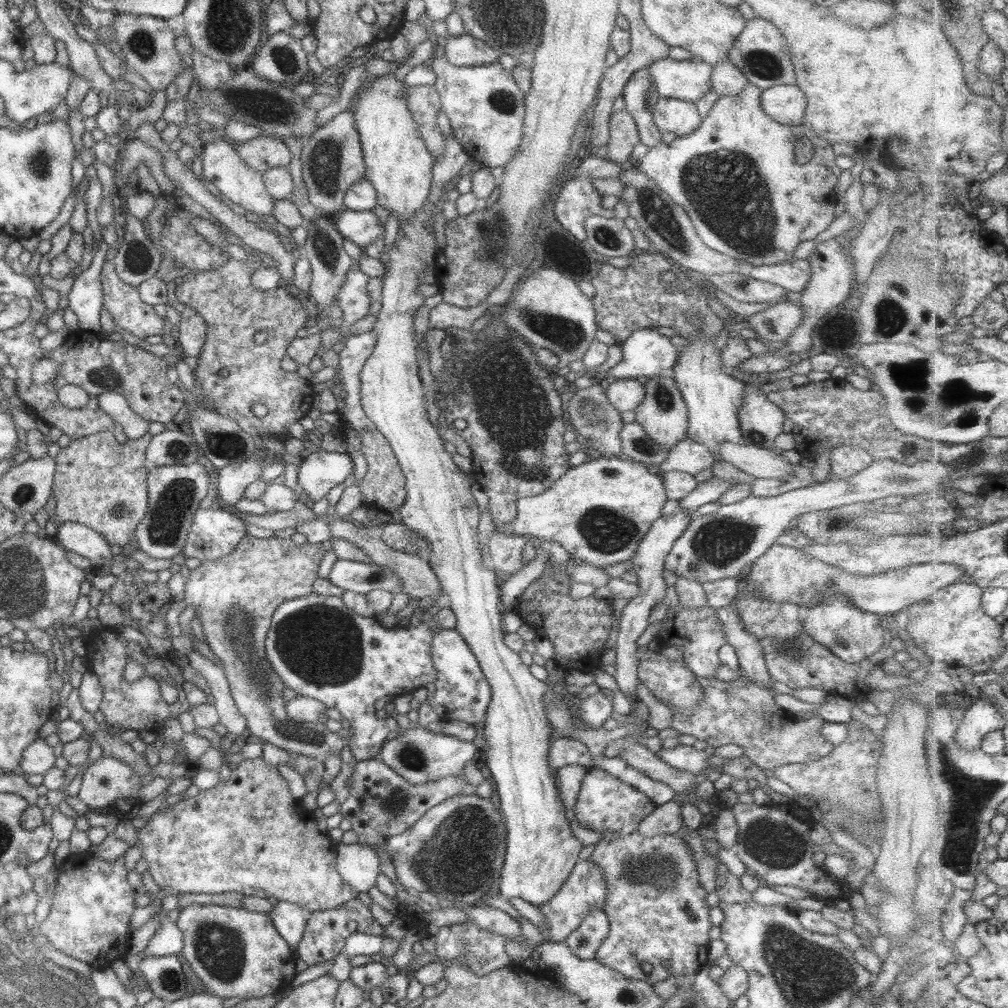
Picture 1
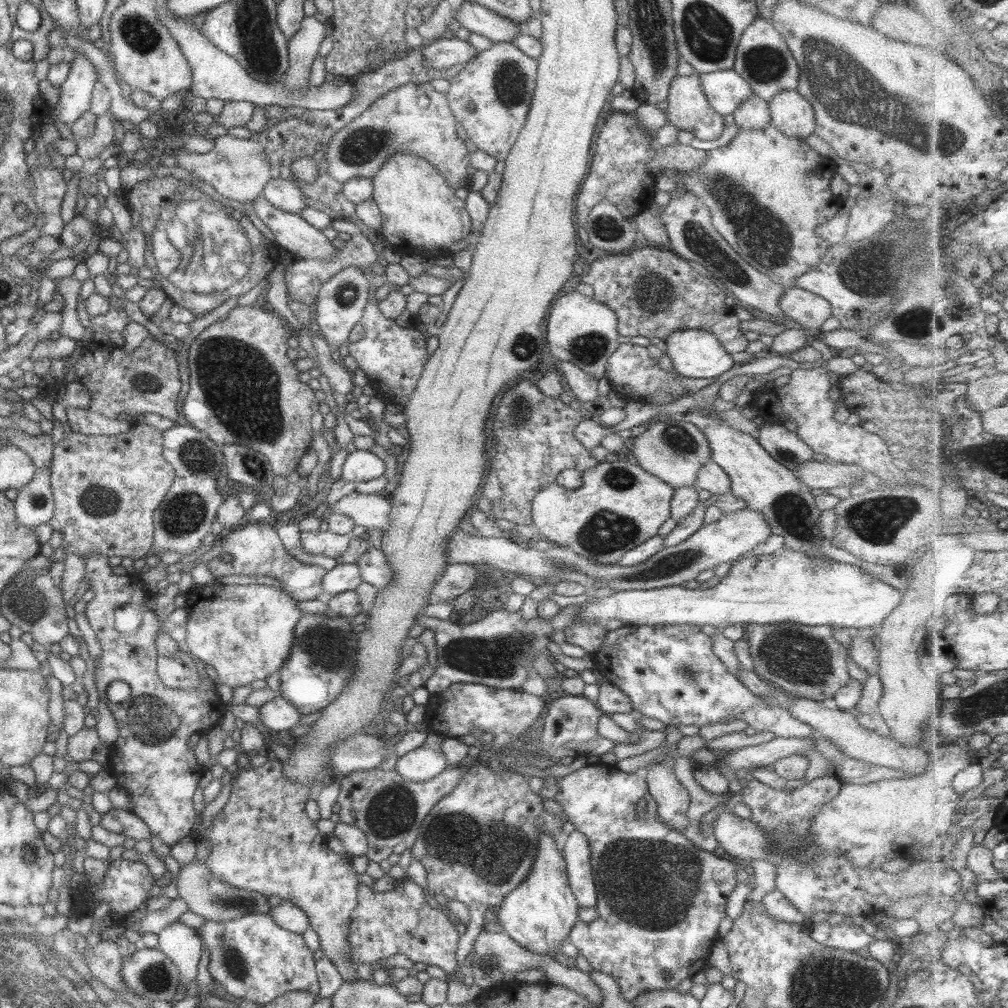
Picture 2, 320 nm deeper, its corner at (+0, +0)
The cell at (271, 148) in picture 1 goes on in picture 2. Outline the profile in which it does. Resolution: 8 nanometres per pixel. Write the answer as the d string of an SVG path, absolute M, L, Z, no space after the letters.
M221 135L213 138L213 148L205 154L189 152L183 147L172 151L175 165L205 184L209 184L217 194L235 202L249 203L257 198L265 183L270 179L269 163L265 151L259 146L254 137L241 139L230 135Z

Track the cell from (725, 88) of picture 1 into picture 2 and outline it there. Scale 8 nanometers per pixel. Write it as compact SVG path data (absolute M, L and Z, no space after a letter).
M753 94L749 98L744 98L730 115L740 130L759 130L770 124L768 104Z

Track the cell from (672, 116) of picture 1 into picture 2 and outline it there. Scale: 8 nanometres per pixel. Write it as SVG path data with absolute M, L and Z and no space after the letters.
M695 73L689 74L689 76L676 74L670 82L666 100L662 106L667 123L672 124L678 130L693 132L696 142L715 140L723 130L723 117L709 106L699 82L699 75Z

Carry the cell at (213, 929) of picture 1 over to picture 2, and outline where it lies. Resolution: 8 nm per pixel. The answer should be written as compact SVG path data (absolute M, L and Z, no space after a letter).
M245 914L223 922L206 920L196 929L196 933L199 935L197 942L201 947L205 946L209 954L207 972L212 980L219 982L233 998L264 1005L291 991L305 991L317 996L318 980L314 971L313 951L305 946L300 934L279 928L268 914Z

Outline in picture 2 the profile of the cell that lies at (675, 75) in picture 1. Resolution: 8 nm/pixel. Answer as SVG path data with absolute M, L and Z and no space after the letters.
M732 69L697 75L709 106L722 117L752 95L751 87Z

